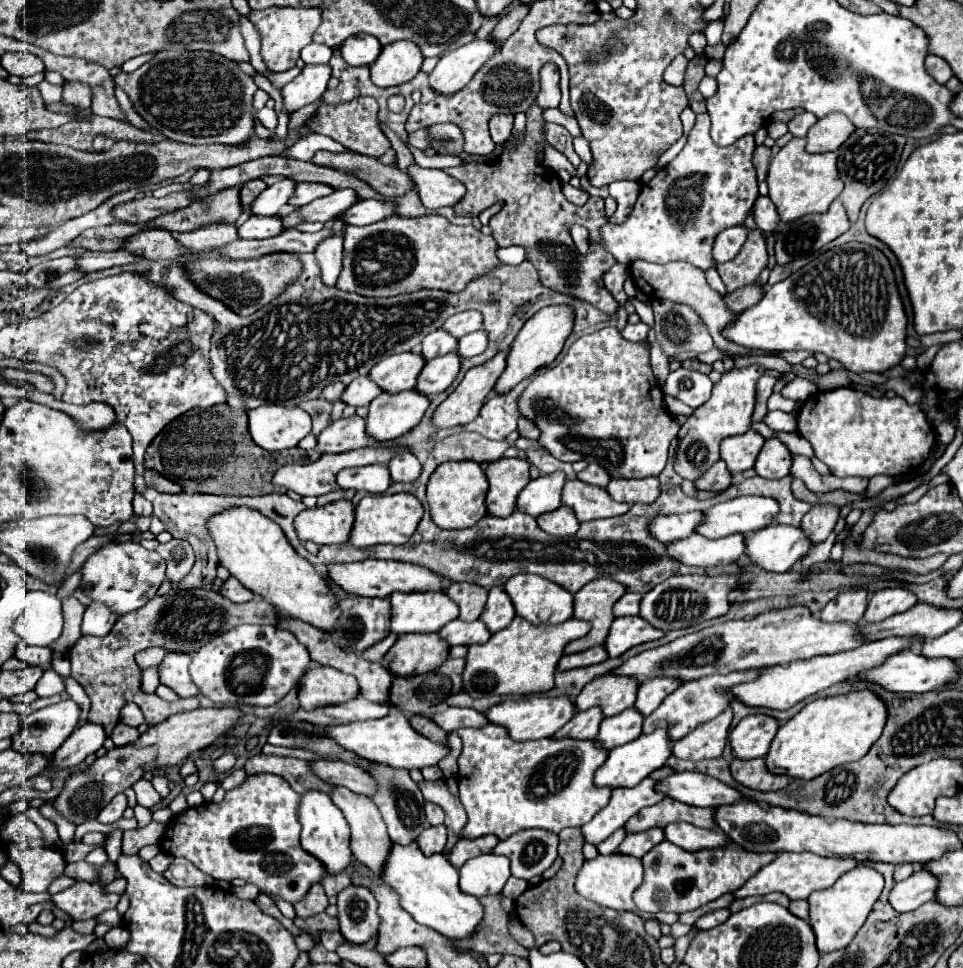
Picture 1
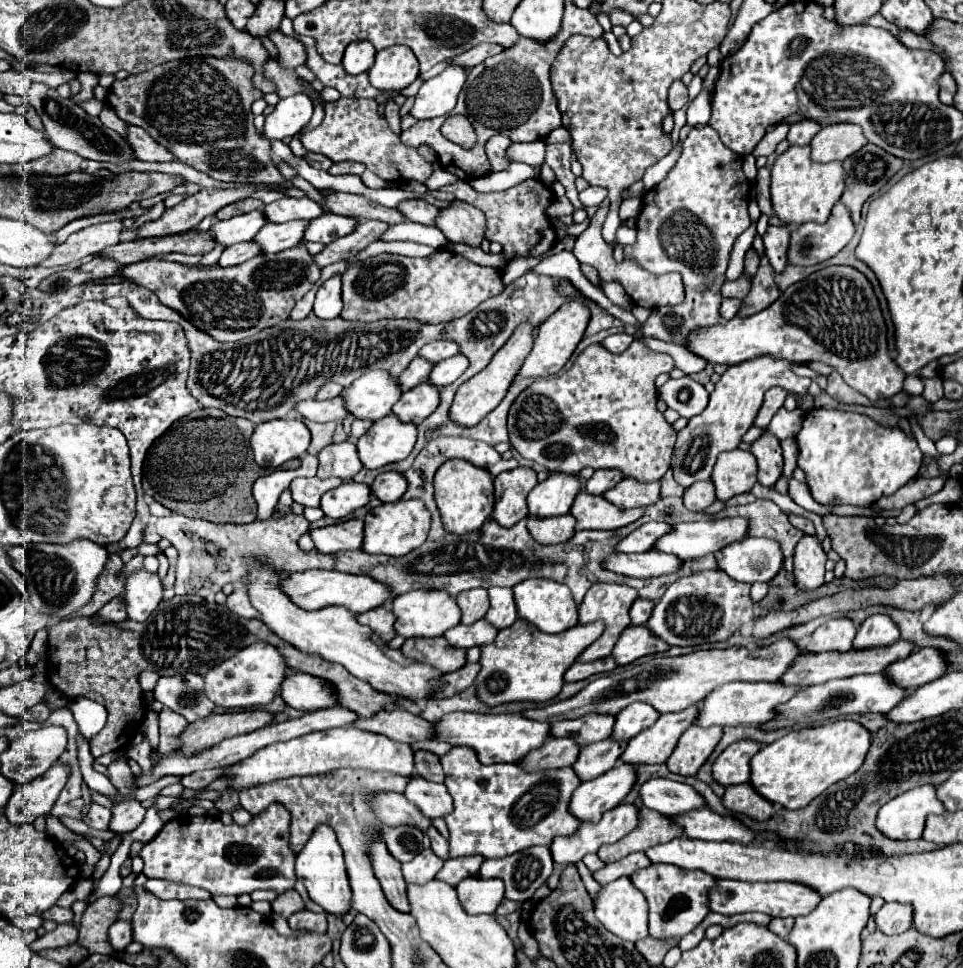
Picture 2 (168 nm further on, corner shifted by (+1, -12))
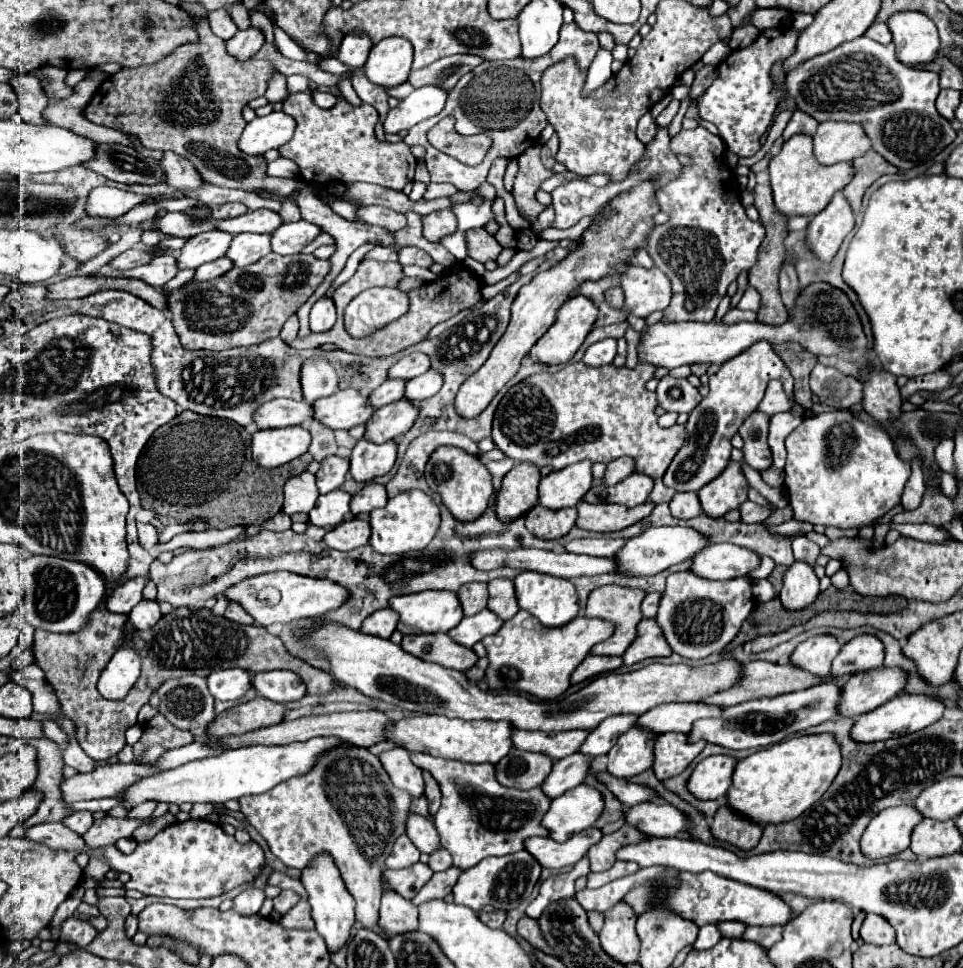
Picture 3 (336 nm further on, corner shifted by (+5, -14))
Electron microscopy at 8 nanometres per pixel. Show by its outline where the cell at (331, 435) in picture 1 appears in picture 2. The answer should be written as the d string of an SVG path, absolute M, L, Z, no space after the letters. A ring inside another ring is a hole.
M350 441L332 443L332 445L324 447L320 451L318 459L320 459L320 467L318 467L320 479L338 477L342 481L348 481L362 469L356 445Z

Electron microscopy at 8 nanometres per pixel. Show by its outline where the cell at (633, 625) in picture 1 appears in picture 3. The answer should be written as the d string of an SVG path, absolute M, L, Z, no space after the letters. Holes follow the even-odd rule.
M642 619L638 623L638 637L624 651L622 659L624 659L624 665L634 665L642 659L668 657L670 653L672 653L672 649L666 643L656 619Z

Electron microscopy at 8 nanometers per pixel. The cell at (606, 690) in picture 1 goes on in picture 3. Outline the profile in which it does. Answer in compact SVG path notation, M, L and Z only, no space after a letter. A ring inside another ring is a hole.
M516 731L514 747L522 751L542 751L554 761L576 753L590 731Z

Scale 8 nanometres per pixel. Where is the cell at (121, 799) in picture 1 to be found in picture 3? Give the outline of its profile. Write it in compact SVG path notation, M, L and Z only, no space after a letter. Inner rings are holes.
M76 811L74 815L66 817L64 821L66 821L66 827L70 827L72 831L84 835L84 833L92 827L92 823L94 823L94 815L92 815L90 811Z

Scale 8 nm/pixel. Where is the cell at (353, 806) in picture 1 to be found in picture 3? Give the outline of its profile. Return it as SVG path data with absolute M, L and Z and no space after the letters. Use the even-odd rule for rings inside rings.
M386 889L382 895L382 907L380 907L380 925L386 931L382 937L406 933L418 929L418 909L410 899L404 899L402 895L394 893L392 889Z

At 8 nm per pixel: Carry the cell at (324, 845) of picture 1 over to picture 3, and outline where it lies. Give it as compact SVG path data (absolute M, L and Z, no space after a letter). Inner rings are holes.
M318 853L302 869L300 881L308 893L308 903L312 907L312 919L316 923L316 931L324 937L328 951L338 951L348 941L350 929L354 925L354 897L346 891L346 885L342 883L342 877L334 859L328 853Z

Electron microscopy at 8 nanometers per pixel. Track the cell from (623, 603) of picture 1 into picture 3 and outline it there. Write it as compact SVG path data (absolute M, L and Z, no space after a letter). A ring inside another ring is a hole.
M648 593L642 601L642 617L654 619L658 611L658 603L660 603L660 593Z

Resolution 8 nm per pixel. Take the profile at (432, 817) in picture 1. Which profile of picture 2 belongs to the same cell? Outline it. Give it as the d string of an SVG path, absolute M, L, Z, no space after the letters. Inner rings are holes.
M430 827L426 835L428 835L430 841L432 841L432 851L434 851L438 857L444 857L444 861L450 859L450 853L448 853L448 841L446 841L434 827Z

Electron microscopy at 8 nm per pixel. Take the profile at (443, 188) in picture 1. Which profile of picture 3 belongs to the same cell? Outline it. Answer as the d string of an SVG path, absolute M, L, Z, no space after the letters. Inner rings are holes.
M482 227L466 231L464 239L466 239L468 255L480 263L486 263L488 259L496 259L498 253L502 251L502 245L498 245L498 241Z

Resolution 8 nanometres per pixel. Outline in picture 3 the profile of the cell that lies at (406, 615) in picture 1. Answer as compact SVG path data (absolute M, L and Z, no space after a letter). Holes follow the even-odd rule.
M420 591L390 599L390 607L400 615L402 635L446 633L462 621L462 607L452 591Z

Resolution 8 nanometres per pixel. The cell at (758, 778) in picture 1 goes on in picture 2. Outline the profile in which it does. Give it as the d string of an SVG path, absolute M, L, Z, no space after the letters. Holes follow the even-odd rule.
M750 783L726 787L722 803L728 811L744 813L754 821L768 821L774 815L774 805L764 797L758 797Z

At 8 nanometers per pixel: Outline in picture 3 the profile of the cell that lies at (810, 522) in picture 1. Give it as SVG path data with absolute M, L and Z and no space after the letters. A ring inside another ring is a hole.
M796 561L784 573L784 585L780 591L780 601L786 609L802 609L814 603L818 589L818 577L814 567L806 561Z

